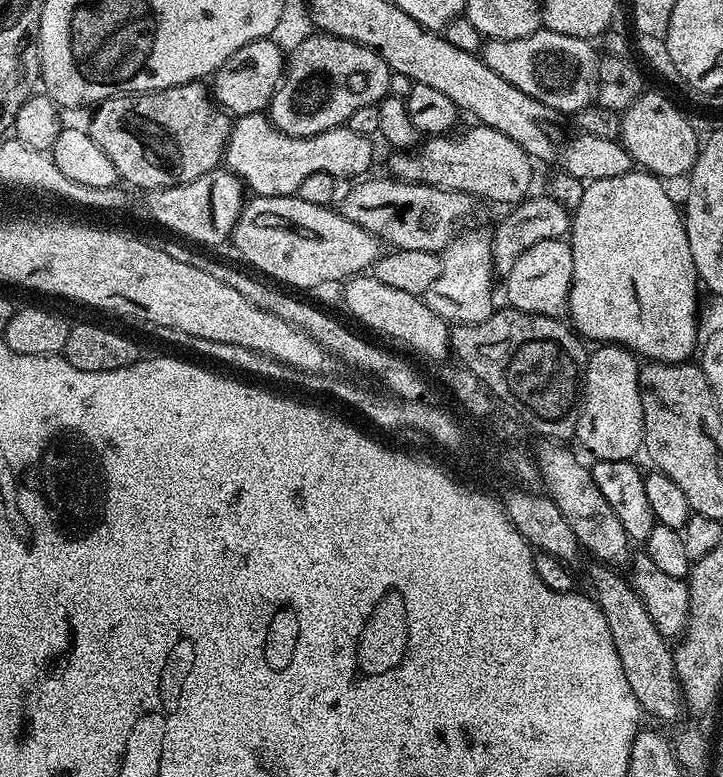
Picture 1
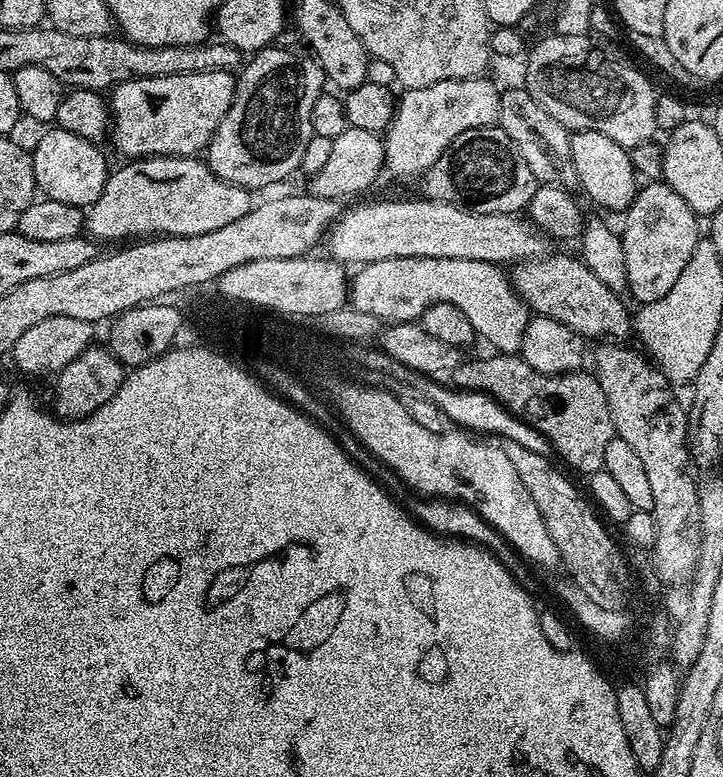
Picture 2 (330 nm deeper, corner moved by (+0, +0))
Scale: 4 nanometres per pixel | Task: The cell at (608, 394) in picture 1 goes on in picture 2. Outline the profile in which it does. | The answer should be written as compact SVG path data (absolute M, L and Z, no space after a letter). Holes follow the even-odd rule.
M663 182L645 183L628 211L623 213L622 220L624 228L620 241L626 254L627 295L632 295L637 305L658 302L658 298L672 289L682 270L686 270L694 246L702 239L701 221L696 212L686 206L685 200Z

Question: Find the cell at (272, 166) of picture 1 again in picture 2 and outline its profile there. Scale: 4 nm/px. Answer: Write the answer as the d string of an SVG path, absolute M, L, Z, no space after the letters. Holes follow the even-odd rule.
M146 156L143 158L132 158L120 169L113 171L109 175L106 186L102 186L102 194L98 198L98 202L94 202L92 207L86 212L86 232L91 239L97 242L103 240L124 240L120 242L128 242L133 238L152 238L157 234L165 236L193 236L194 234L210 234L210 230L222 230L222 226L227 226L229 222L234 222L237 218L242 218L242 214L249 212L254 206L253 193L247 188L239 188L237 184L226 182L222 178L218 178L208 169L207 163L203 159L196 156Z

